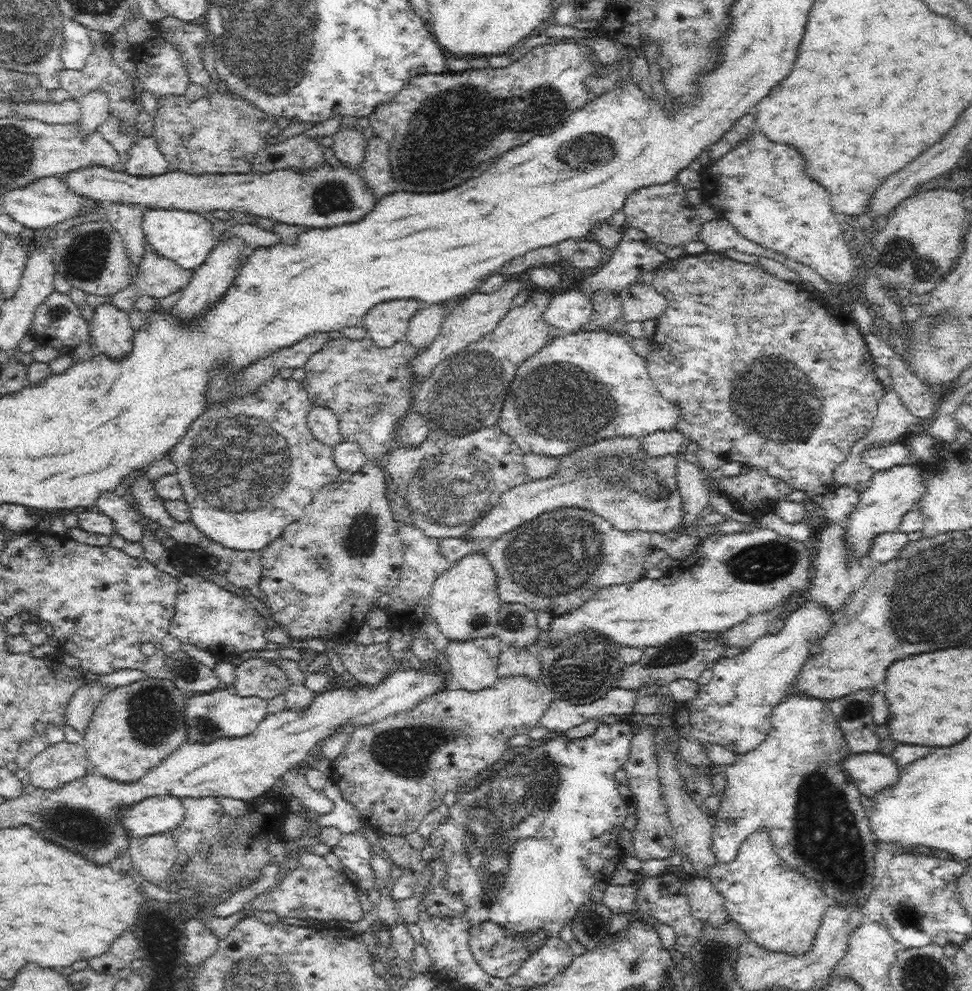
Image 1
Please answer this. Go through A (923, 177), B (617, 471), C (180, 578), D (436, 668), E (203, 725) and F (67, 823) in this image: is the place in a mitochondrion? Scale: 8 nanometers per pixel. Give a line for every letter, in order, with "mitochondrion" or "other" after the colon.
A: other
B: mitochondrion
C: other
D: other
E: mitochondrion
F: mitochondrion

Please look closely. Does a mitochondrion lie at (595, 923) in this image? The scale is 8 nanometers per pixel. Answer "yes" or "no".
yes

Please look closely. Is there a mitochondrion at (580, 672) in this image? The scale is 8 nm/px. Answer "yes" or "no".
yes

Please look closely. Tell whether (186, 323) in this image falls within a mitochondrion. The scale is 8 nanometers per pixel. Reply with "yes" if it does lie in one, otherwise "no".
no

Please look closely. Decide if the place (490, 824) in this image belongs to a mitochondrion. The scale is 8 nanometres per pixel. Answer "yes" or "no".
yes

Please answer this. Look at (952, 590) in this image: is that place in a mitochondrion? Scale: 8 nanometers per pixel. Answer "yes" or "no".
yes

